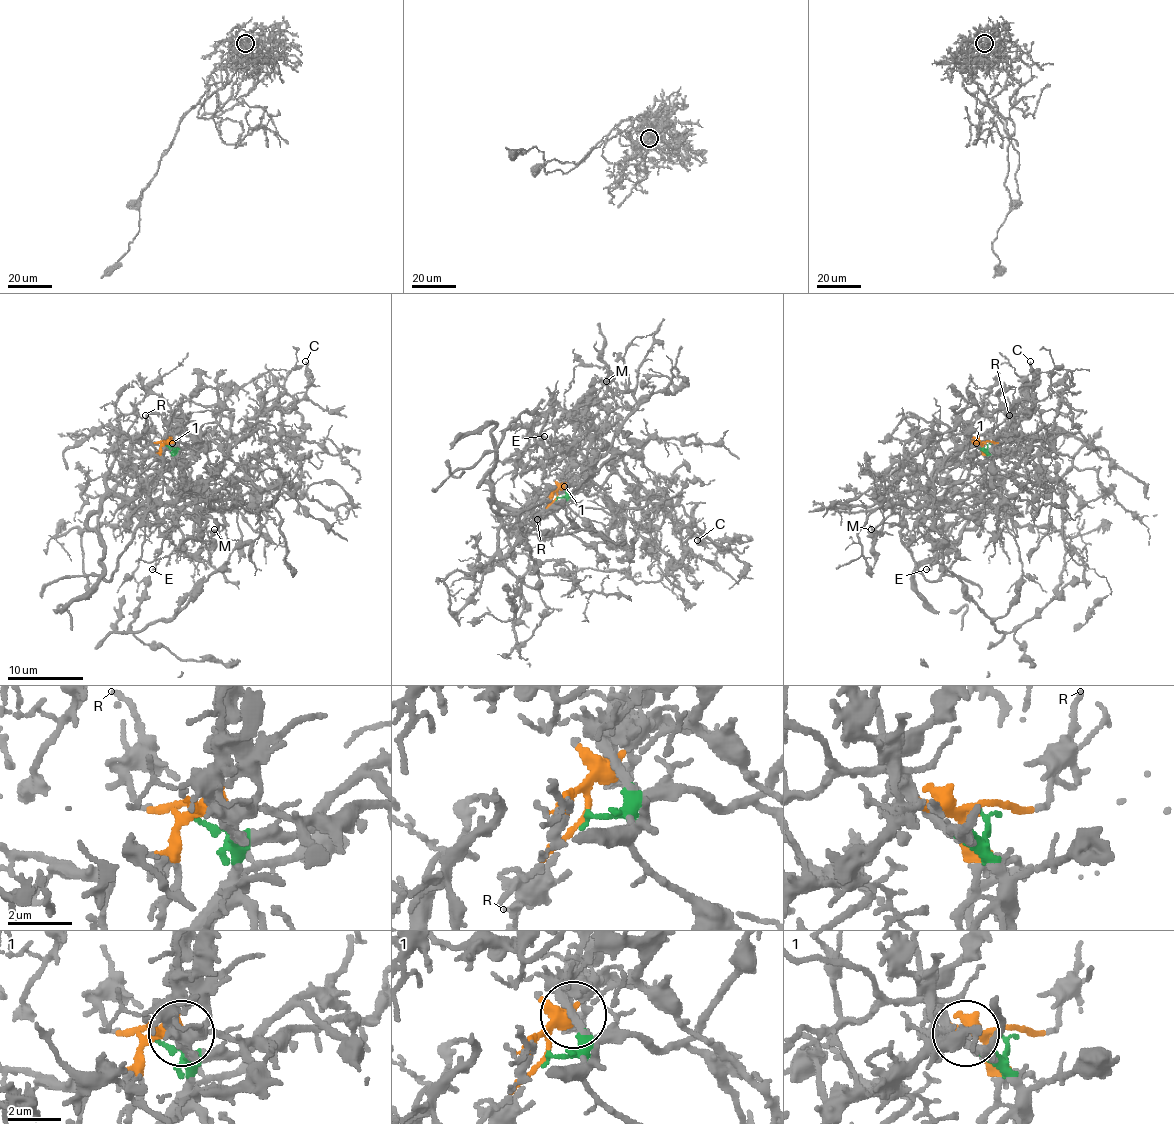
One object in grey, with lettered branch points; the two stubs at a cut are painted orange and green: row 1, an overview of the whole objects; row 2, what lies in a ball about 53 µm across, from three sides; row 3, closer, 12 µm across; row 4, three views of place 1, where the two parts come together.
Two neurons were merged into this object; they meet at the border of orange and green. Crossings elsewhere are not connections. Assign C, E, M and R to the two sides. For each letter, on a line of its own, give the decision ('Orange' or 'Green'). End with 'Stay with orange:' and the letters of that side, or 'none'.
C: Orange
E: Green
M: Orange
R: Orange
Stay with orange: C, M, R

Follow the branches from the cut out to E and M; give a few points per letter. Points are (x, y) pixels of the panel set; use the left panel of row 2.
E: (165, 443), (173, 460), (135, 501), (148, 509), (179, 505), (196, 517), (194, 539), (152, 570)
M: (165, 443), (188, 446), (190, 454), (182, 462), (182, 486), (196, 503), (201, 526), (215, 530)

